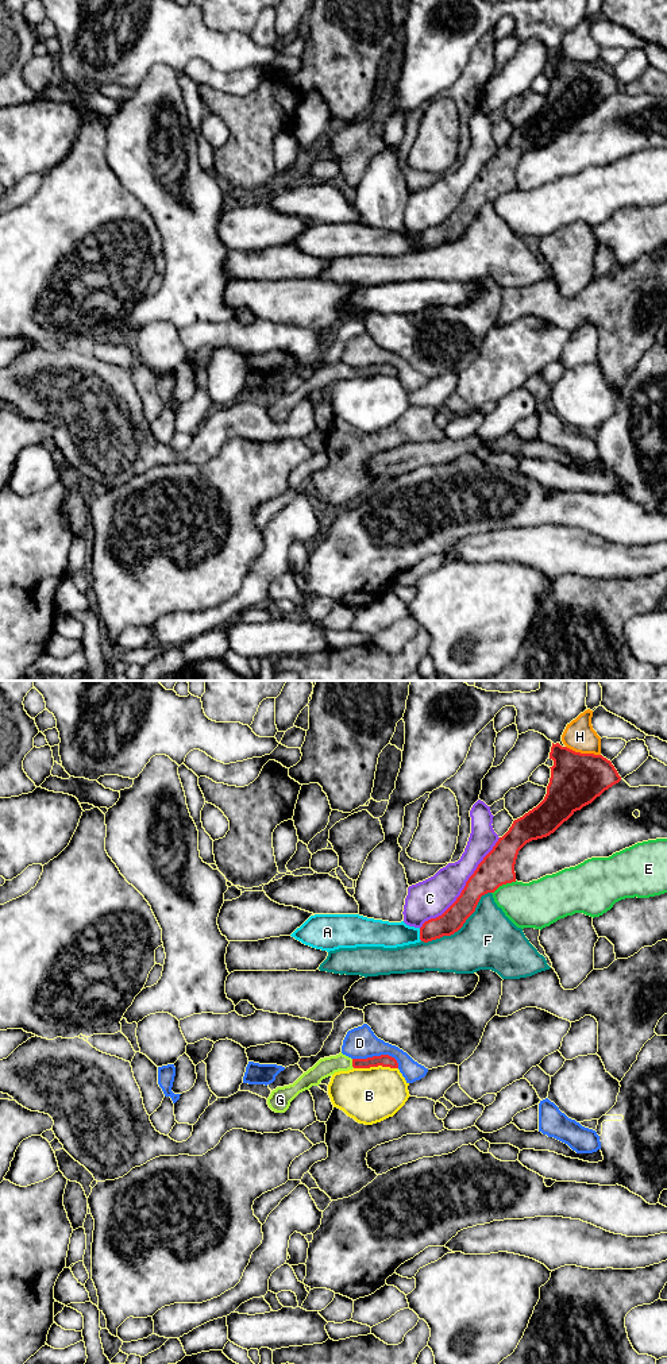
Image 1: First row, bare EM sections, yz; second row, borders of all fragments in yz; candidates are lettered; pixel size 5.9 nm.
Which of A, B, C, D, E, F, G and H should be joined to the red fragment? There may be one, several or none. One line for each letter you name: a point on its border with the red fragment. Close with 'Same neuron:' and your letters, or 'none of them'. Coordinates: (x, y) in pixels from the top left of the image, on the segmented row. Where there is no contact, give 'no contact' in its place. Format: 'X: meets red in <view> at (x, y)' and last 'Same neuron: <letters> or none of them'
G: meets red in yz at (353, 1063)
Same neuron: G

